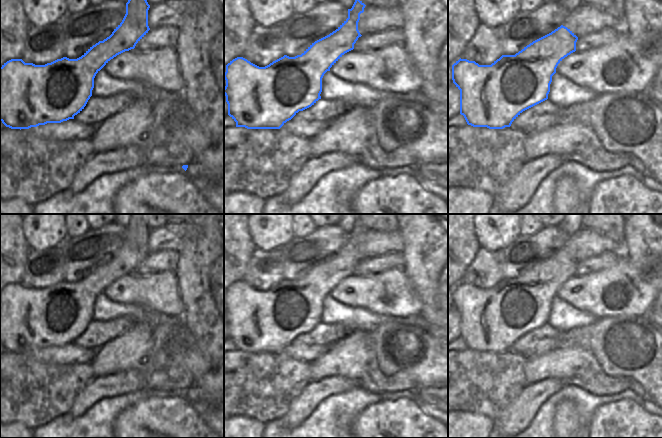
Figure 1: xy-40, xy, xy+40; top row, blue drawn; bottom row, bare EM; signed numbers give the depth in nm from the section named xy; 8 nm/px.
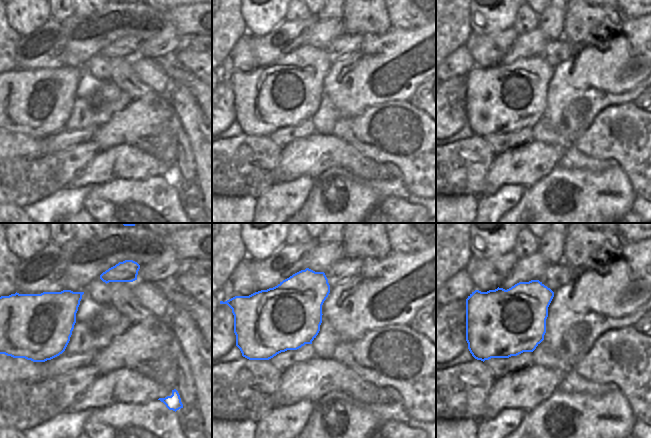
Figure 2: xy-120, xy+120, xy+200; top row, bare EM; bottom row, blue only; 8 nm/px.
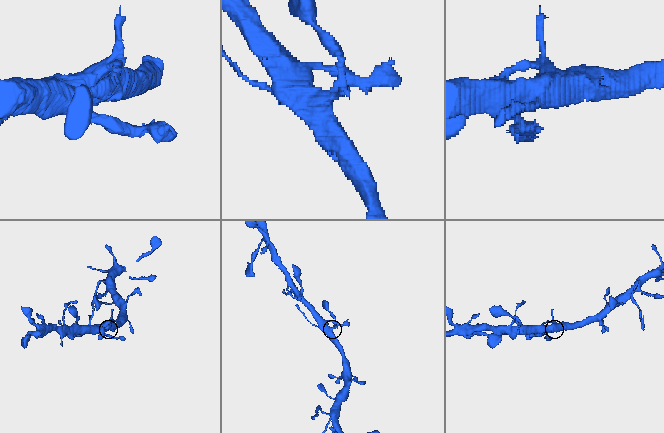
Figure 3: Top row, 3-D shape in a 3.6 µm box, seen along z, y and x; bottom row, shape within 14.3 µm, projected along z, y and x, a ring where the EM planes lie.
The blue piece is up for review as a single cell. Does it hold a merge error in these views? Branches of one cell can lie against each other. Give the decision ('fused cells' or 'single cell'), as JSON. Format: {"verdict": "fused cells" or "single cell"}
{"verdict": "single cell"}

